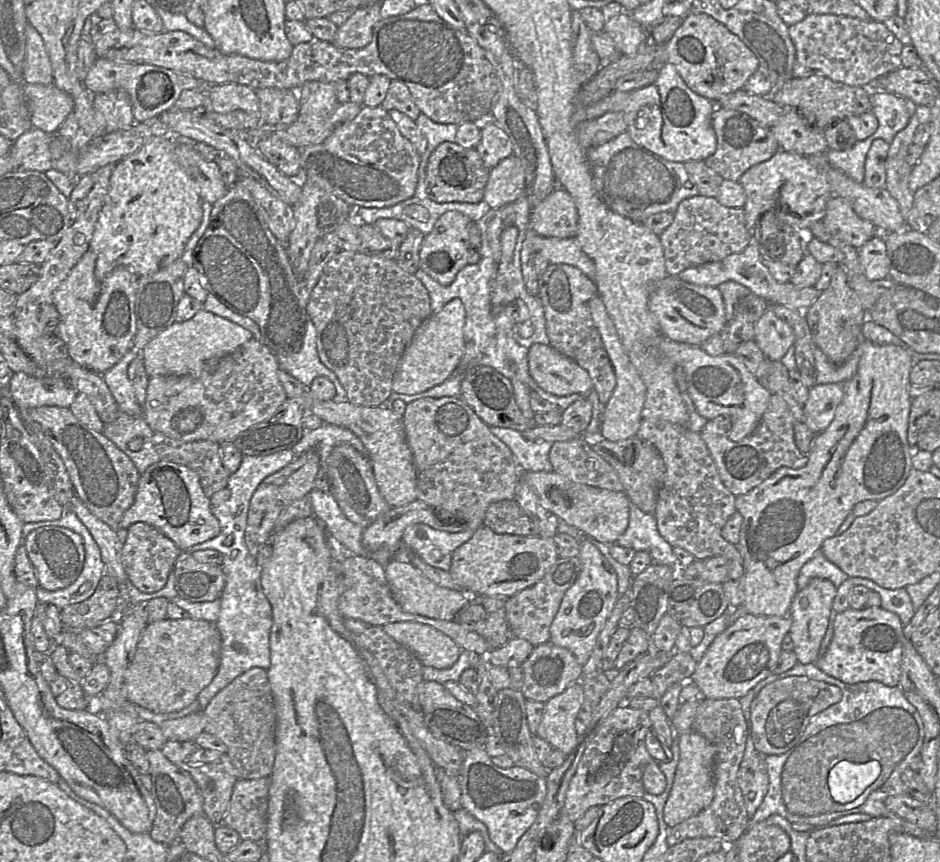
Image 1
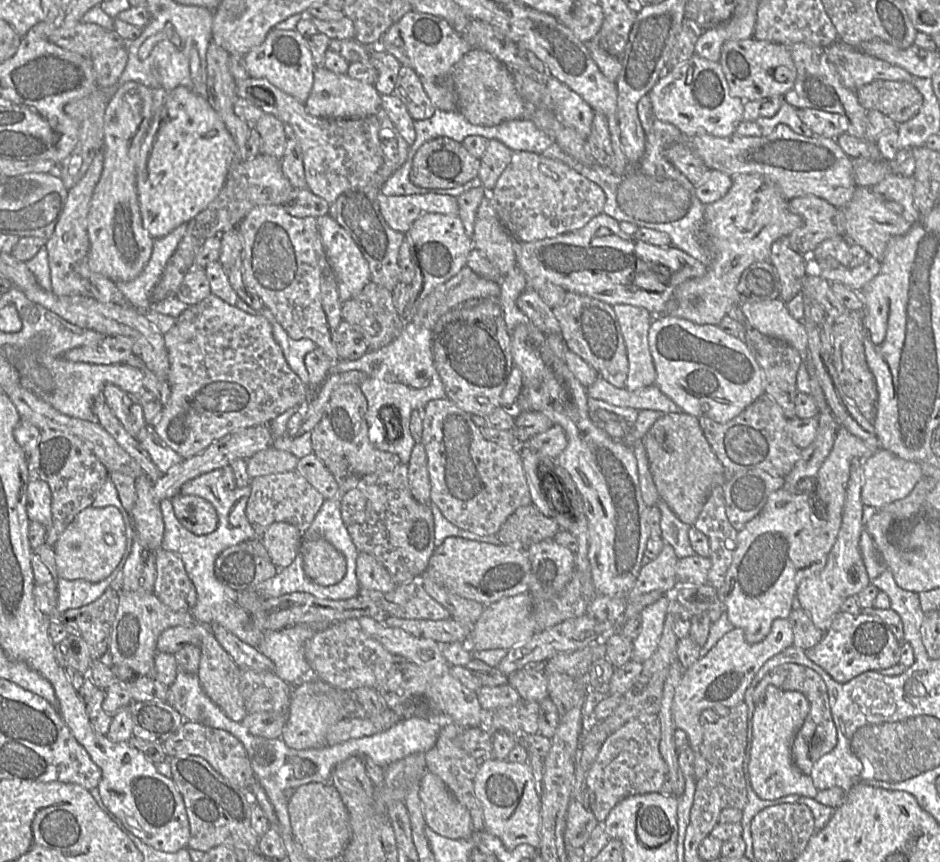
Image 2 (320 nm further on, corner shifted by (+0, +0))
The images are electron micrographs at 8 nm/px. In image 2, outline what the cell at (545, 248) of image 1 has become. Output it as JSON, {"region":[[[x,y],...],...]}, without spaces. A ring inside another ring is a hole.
{"region":[[[668,315],[655,316],[648,332],[650,353],[656,370],[656,385],[684,413],[727,423],[764,393],[761,367],[743,338],[724,332],[719,325],[698,325]]]}

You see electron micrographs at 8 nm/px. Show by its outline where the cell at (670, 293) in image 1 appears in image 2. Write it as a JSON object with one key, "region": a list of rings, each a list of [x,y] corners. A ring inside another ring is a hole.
{"region":[[[601,213],[584,227],[555,237],[531,242],[519,242],[517,265],[524,272],[527,288],[538,290],[545,283],[562,287],[566,292],[586,295],[611,306],[628,304],[648,310],[653,316],[663,315],[666,305],[676,288],[683,282],[703,277],[707,267],[686,252],[674,247],[659,247],[635,239],[620,229],[620,223],[611,216]]]}

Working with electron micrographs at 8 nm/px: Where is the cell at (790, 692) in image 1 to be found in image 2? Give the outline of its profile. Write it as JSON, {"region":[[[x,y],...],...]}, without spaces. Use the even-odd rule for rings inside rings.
{"region":[[[794,663],[781,664],[770,670],[758,683],[753,693],[755,706],[762,701],[766,689],[770,685],[783,691],[798,691],[809,702],[809,713],[794,738],[791,747],[791,757],[793,764],[804,774],[810,776],[814,764],[823,755],[832,751],[838,741],[826,685],[818,673],[806,666]]]}

